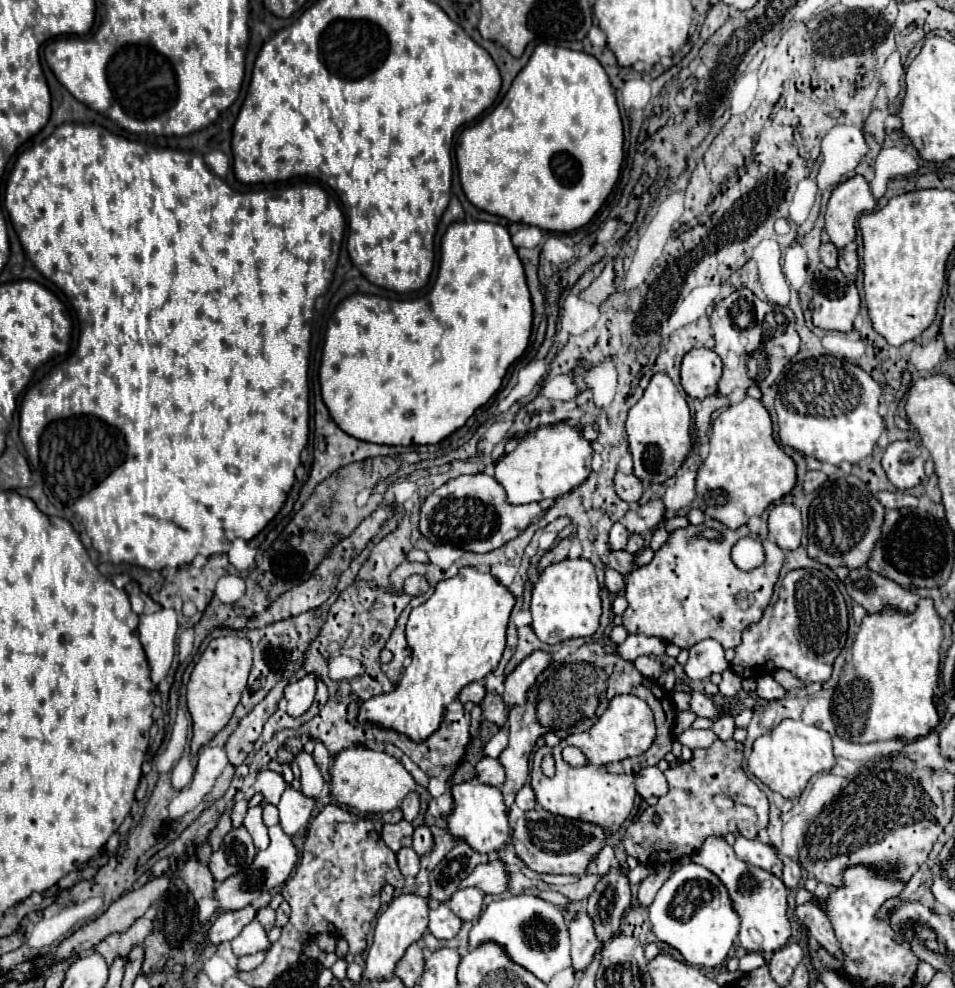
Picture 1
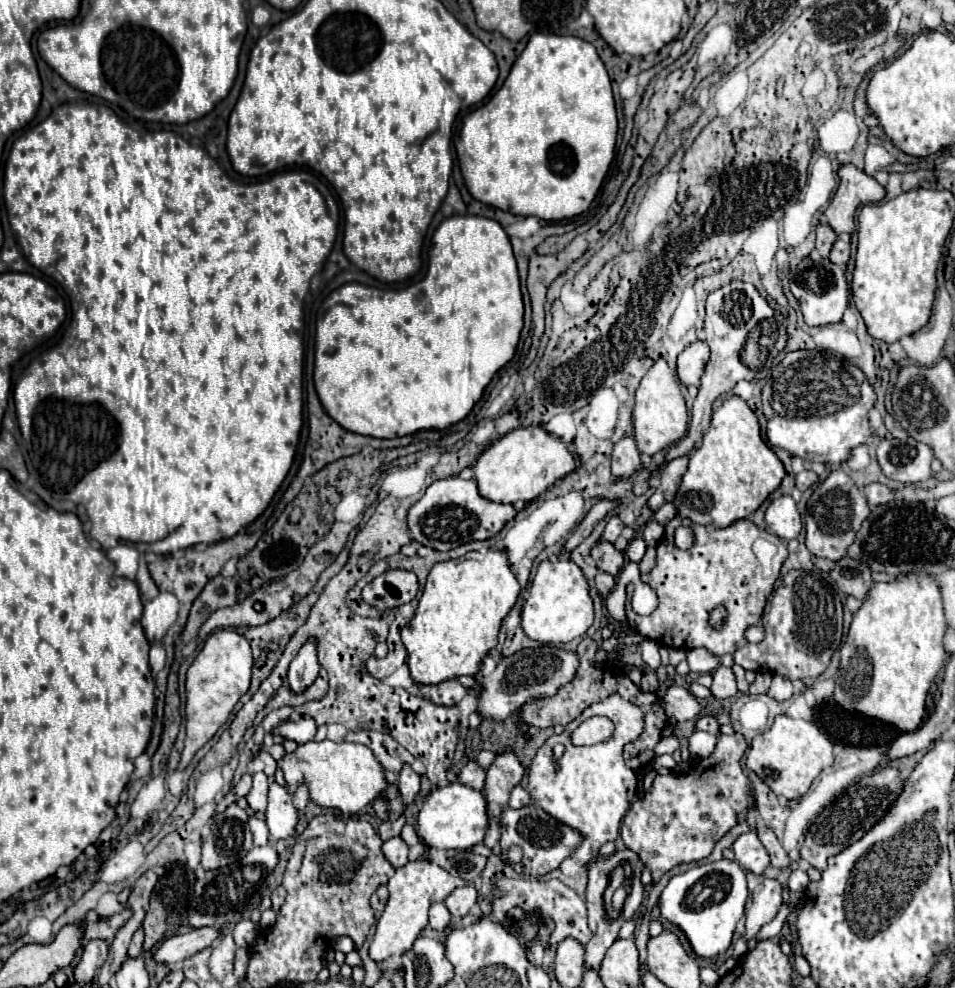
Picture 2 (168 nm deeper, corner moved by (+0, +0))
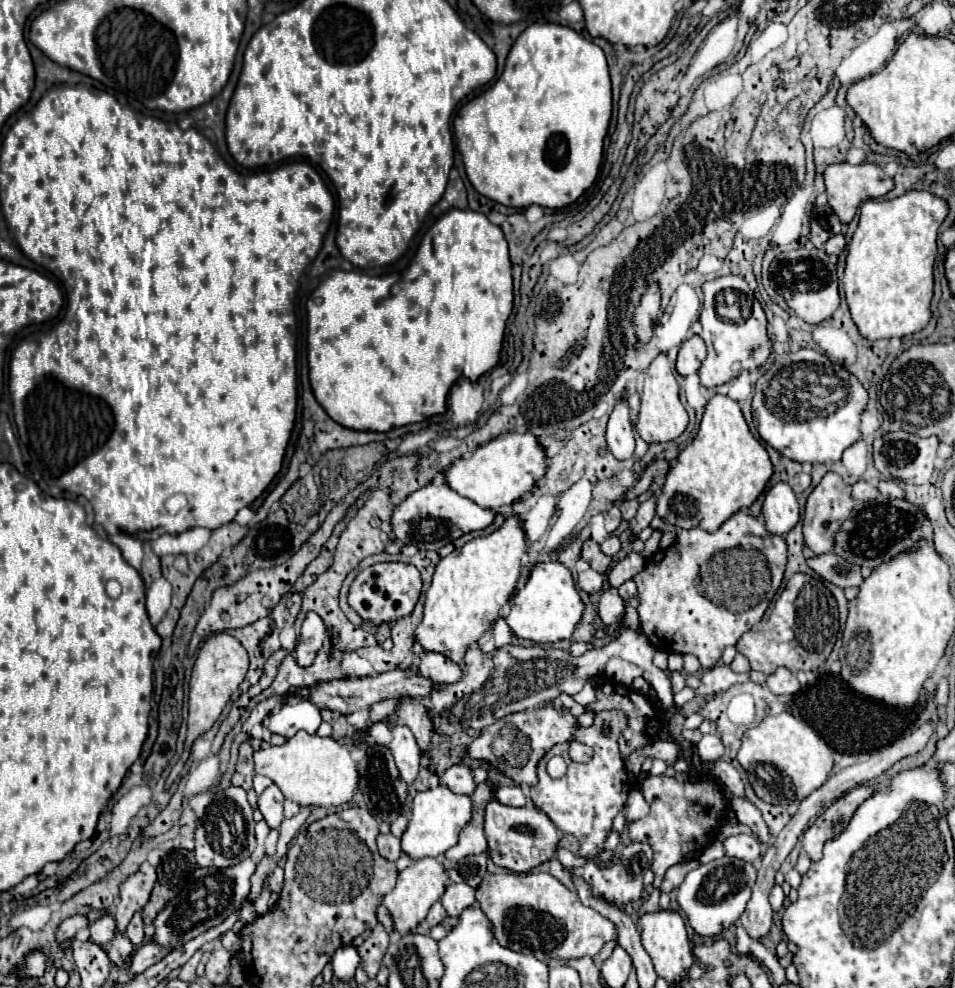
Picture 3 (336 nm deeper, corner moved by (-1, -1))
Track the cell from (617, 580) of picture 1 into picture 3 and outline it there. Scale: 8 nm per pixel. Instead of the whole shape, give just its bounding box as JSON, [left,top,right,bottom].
[577,569,607,595]

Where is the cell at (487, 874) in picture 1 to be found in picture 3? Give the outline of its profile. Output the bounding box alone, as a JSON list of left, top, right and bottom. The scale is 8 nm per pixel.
[383,857,449,935]

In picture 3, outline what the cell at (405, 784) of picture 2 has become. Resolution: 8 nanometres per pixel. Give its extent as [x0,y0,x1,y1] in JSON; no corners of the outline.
[391,727,421,785]

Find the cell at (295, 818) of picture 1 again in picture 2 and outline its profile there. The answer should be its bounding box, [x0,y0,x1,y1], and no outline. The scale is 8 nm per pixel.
[266,782,298,840]

